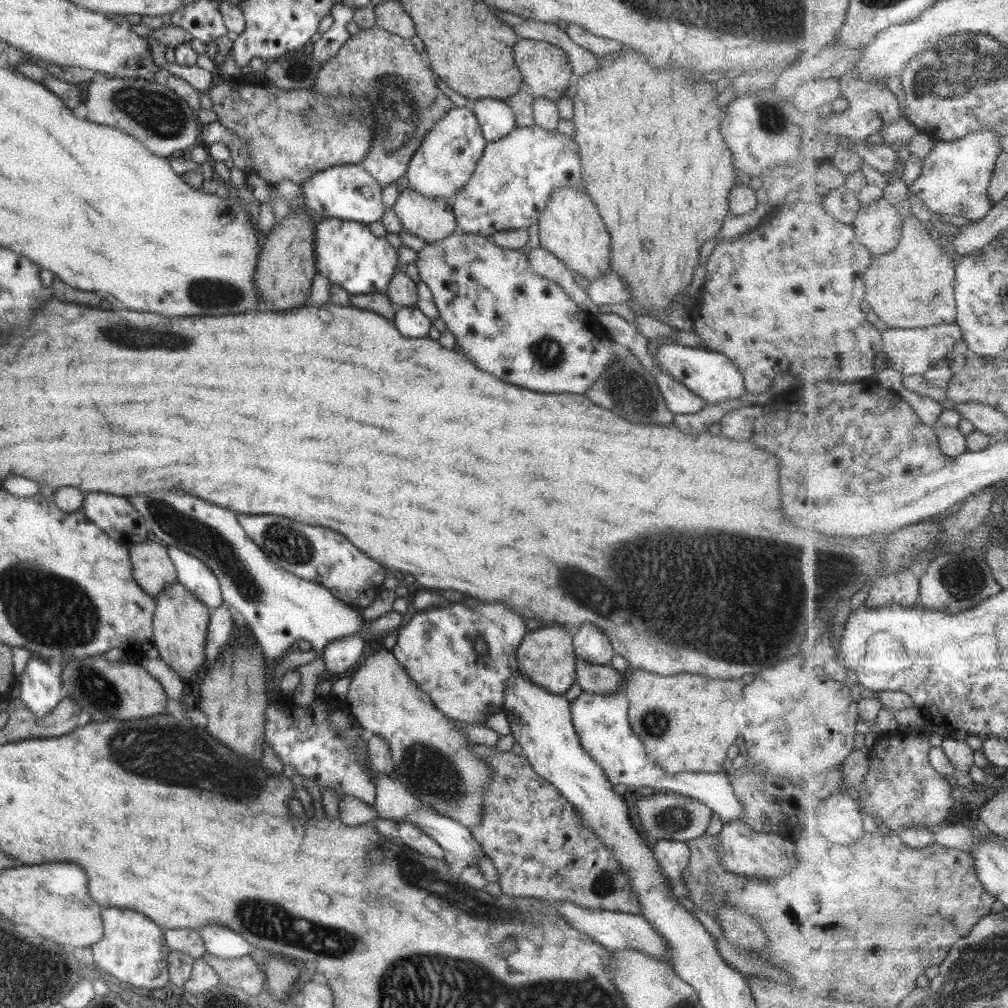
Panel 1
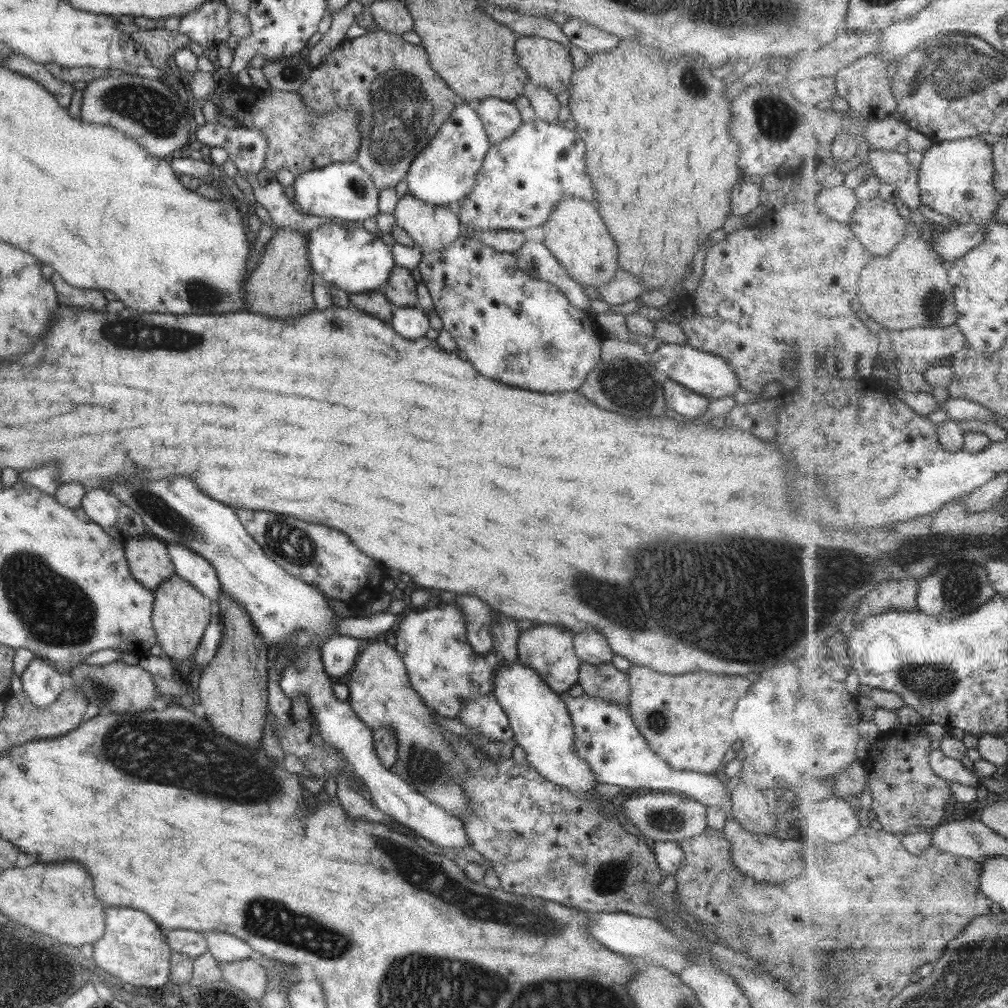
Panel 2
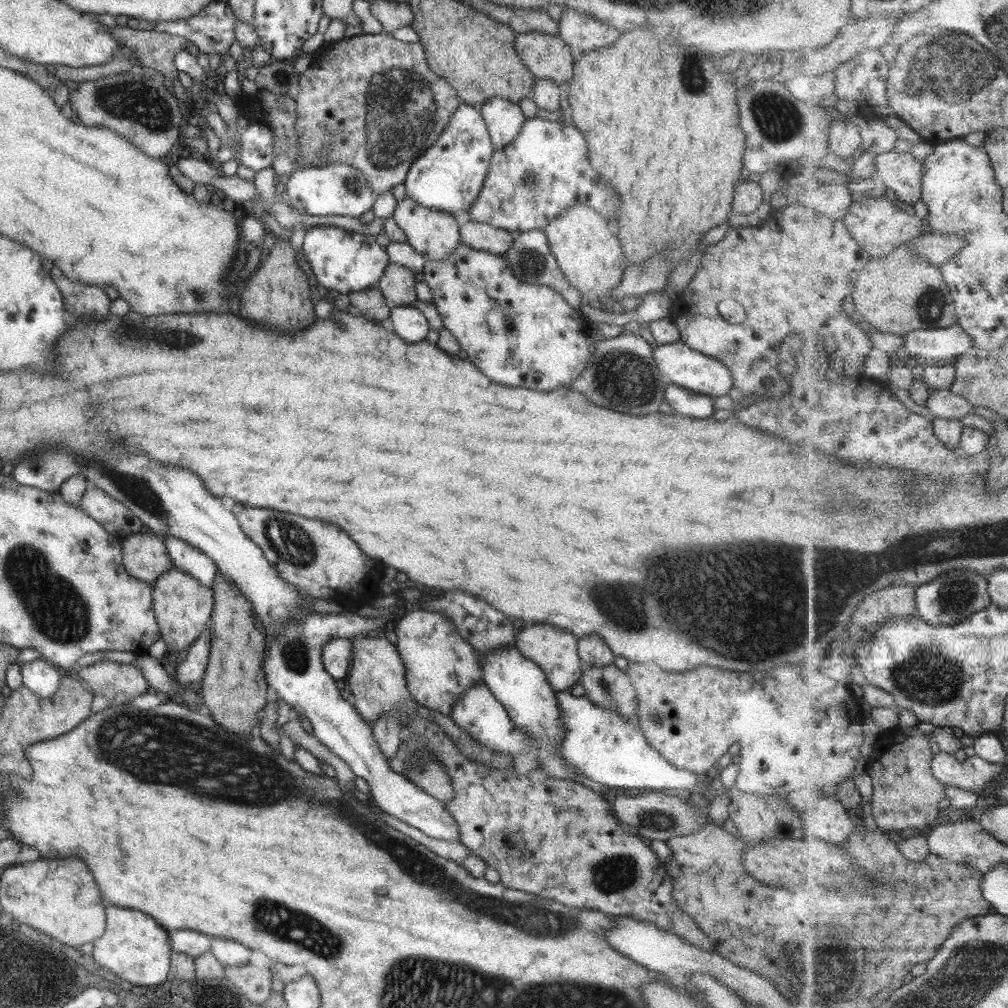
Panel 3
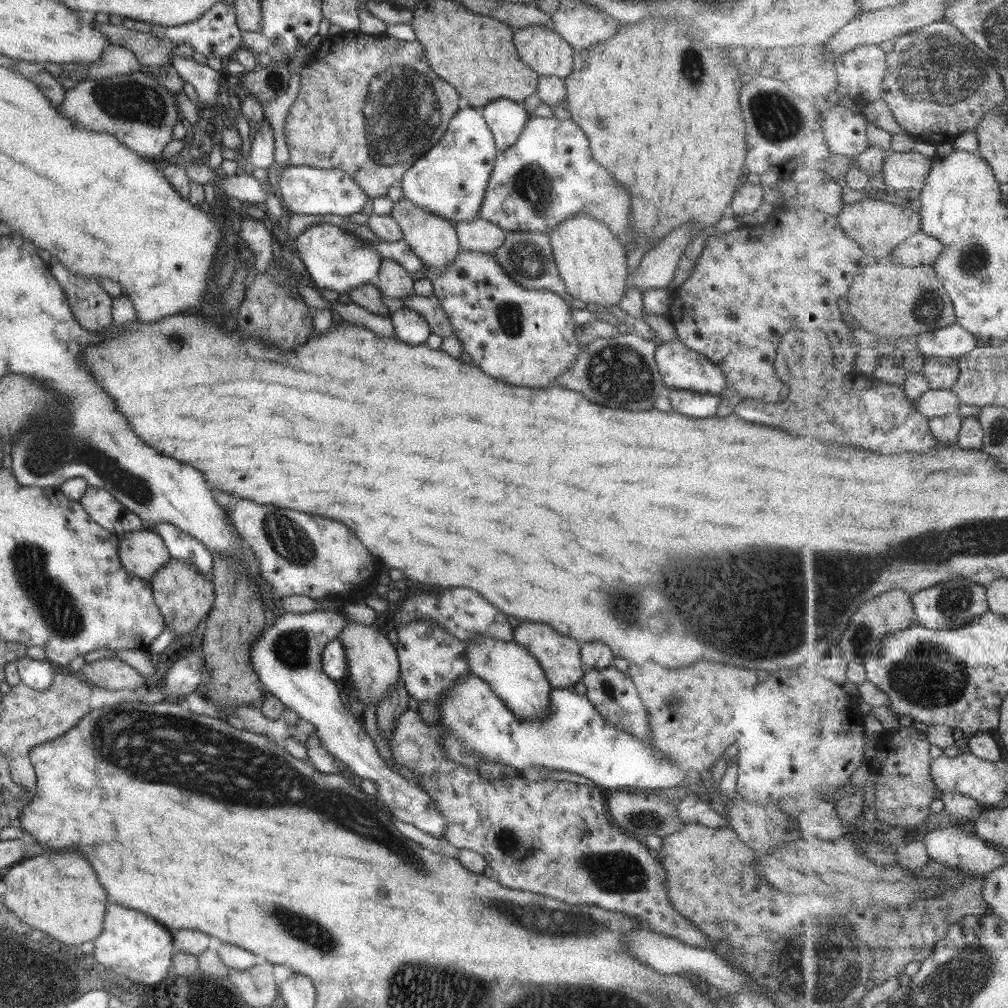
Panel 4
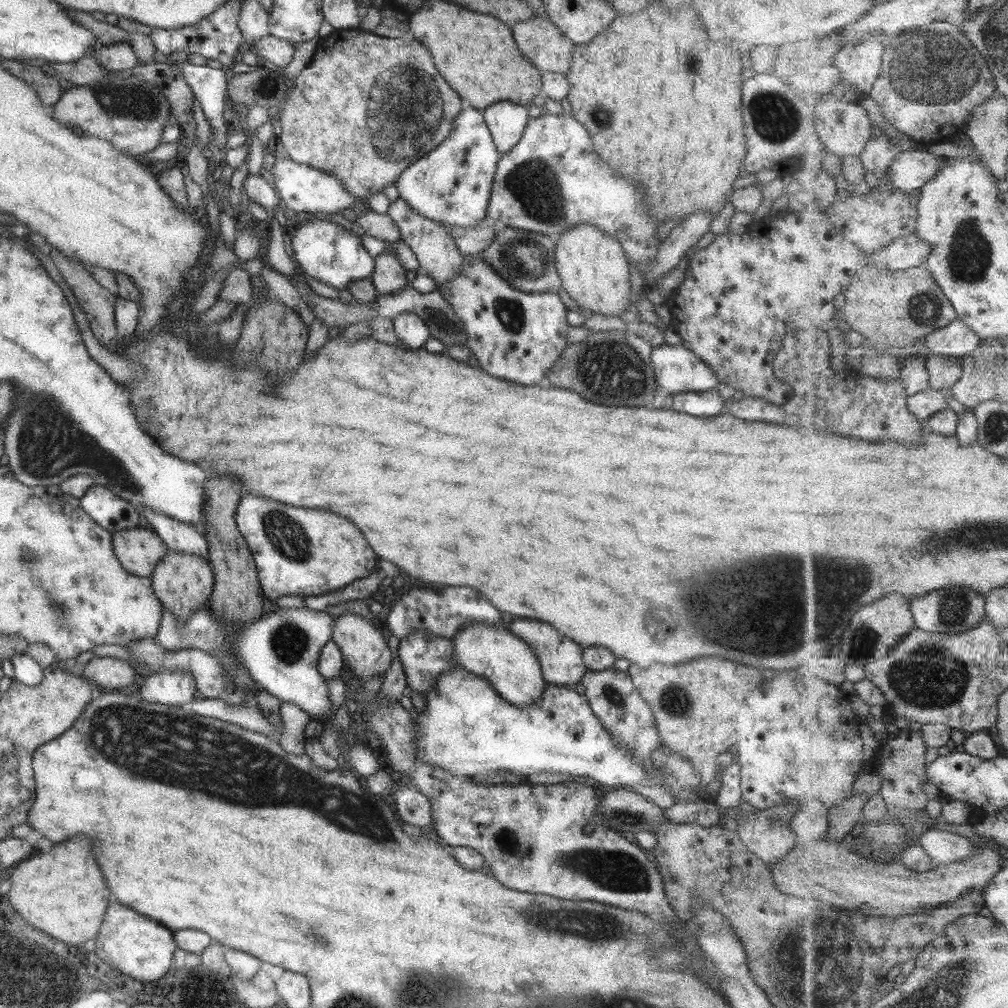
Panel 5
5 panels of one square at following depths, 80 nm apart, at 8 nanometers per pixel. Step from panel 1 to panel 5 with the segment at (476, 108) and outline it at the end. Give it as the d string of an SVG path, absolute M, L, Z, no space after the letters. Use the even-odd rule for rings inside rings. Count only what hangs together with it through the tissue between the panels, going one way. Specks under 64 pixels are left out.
M507 100L487 105L481 113L493 144L501 155L519 142L529 119L526 107Z

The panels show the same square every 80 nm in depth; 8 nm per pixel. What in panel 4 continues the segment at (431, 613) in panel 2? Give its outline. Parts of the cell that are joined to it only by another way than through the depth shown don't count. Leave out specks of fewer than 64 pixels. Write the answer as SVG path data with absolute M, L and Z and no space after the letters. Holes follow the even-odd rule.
M414 620L403 626L395 627L398 641L394 645L396 657L398 658L399 674L398 676L403 681L405 690L408 696L411 696L417 702L434 702L439 698L439 695L454 683L464 674L470 673L467 670L467 663L464 661L464 643L445 632L442 628L432 624L430 620Z

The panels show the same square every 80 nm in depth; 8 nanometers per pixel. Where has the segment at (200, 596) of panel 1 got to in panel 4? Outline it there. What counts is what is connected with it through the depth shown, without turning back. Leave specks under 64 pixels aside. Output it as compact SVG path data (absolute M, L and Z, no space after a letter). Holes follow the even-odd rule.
M167 522L155 524L152 530L162 538L170 557L187 561L204 577L209 576L214 554L202 542L194 539L191 535L178 531L177 528L173 528Z

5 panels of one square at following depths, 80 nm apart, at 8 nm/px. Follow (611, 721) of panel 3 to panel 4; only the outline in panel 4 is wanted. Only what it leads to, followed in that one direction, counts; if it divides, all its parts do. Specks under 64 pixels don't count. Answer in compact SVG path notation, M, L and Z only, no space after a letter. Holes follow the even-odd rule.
M471 673L464 674L458 679L454 680L454 683L451 686L448 686L436 700L436 707L439 712L439 719L437 720L438 725L435 725L434 730L438 730L437 737L441 739L441 747L445 749L445 755L449 761L455 761L457 765L461 767L471 767L471 769L477 770L481 763L493 763L493 768L496 768L496 765L501 763L505 766L510 766L516 769L518 772L525 770L531 767L541 767L543 769L548 769L549 771L563 771L579 776L584 776L593 782L598 788L637 788L643 789L645 791L653 792L653 790L661 790L664 788L671 788L672 786L683 785L683 782L687 777L690 777L690 773L680 766L674 765L669 762L667 759L662 758L657 752L654 752L654 748L650 744L645 744L645 740L639 741L635 739L633 735L629 733L623 733L617 731L615 726L610 722L603 720L603 717L593 708L593 705L587 700L585 694L578 695L573 688L560 688L560 689L551 689L548 692L548 711L544 716L544 719L538 721L537 719L519 719L505 706L502 704L501 700L497 698L493 691L489 688L489 685L480 678L473 676Z

